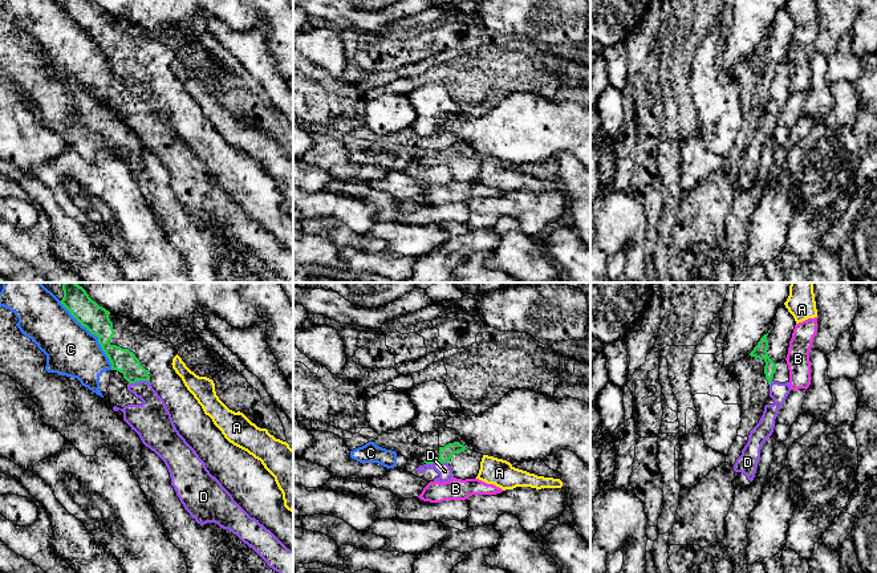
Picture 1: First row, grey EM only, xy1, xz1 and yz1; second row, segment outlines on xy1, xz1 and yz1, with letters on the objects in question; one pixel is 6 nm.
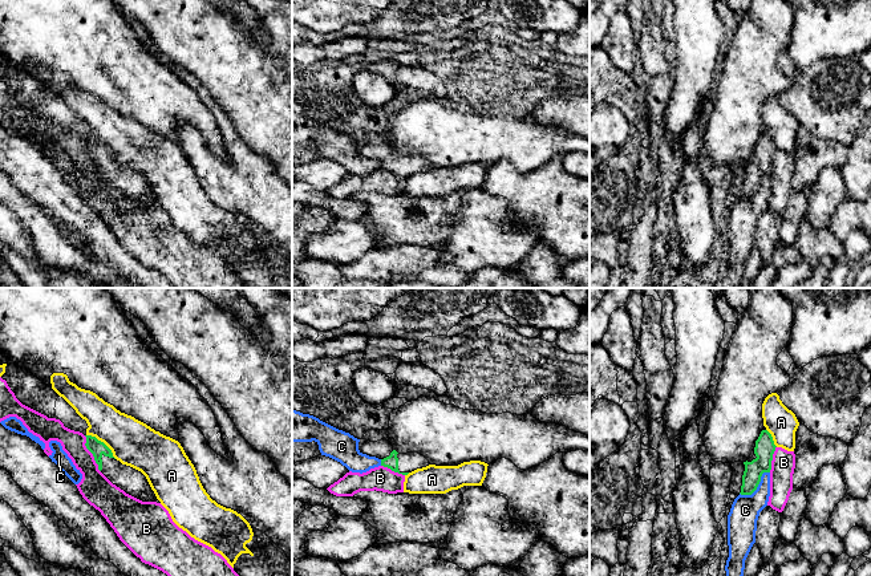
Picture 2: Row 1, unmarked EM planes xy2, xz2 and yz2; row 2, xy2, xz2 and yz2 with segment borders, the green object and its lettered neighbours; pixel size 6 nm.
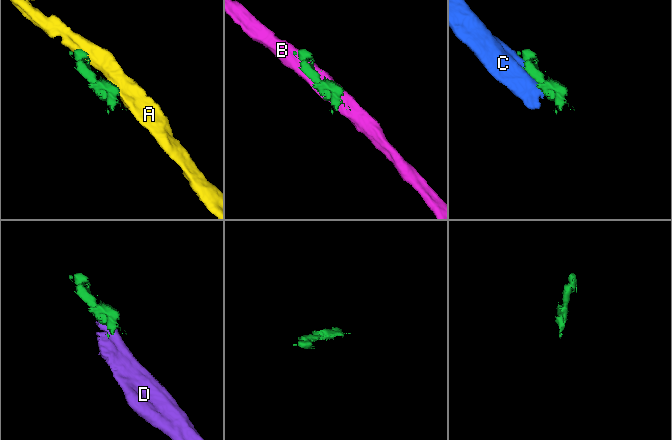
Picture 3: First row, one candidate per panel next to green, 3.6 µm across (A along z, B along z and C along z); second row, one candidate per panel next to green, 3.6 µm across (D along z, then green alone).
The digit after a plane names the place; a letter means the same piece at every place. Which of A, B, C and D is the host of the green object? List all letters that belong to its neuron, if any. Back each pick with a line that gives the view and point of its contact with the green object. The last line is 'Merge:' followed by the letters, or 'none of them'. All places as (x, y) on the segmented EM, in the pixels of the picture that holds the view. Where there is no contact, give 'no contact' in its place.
Merge: none of them

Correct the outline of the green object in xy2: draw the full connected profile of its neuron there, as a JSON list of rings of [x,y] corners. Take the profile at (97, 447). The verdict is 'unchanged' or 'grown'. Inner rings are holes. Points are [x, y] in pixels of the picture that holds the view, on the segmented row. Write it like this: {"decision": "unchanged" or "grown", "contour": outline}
{"decision": "grown", "contour": [[[86,437],[86,449],[93,454],[98,470],[117,487],[126,494],[142,500],[161,503],[151,490],[146,476],[113,457],[112,450],[96,437]]]}

